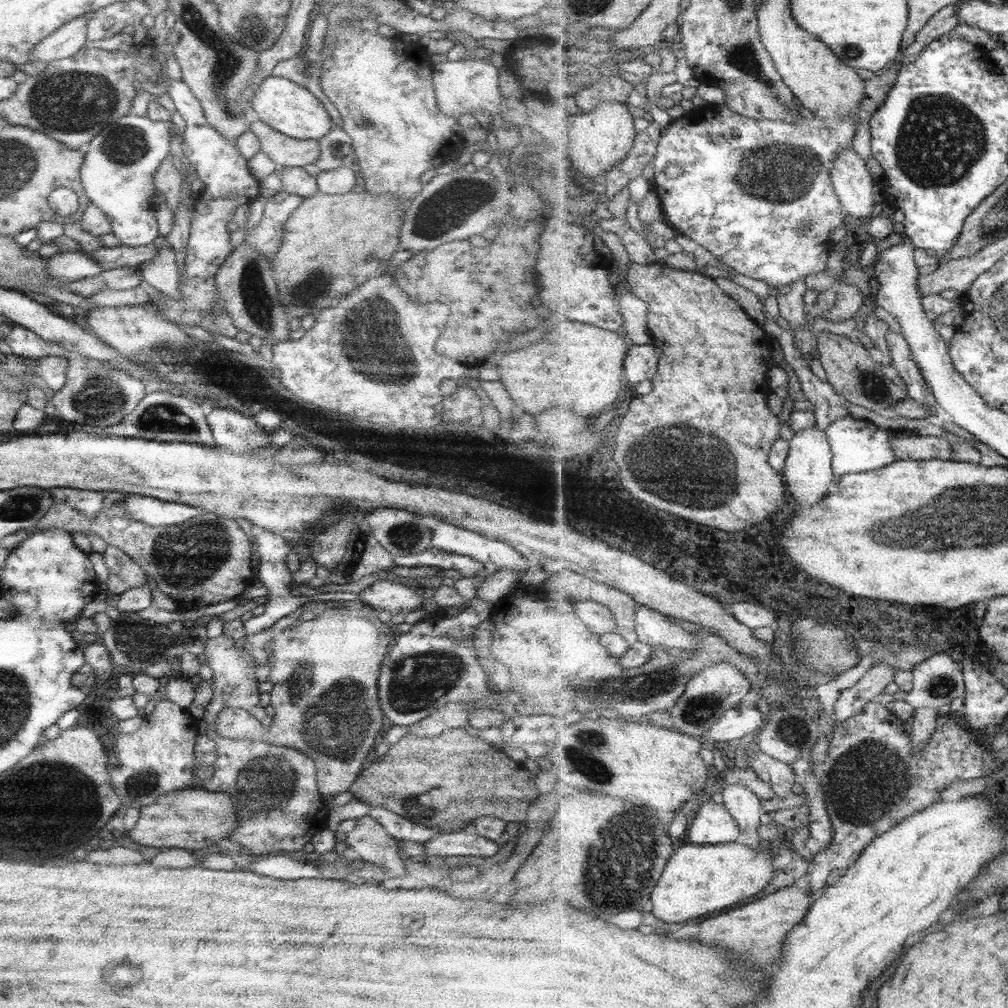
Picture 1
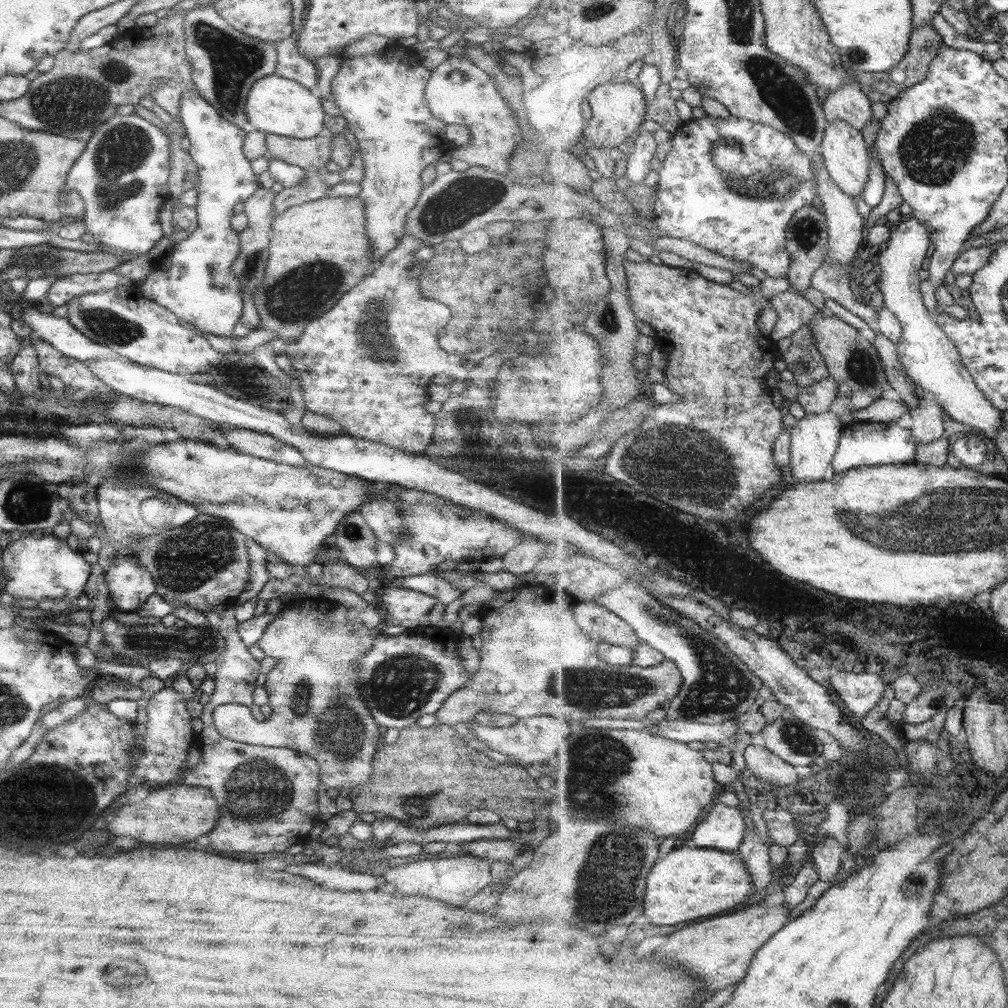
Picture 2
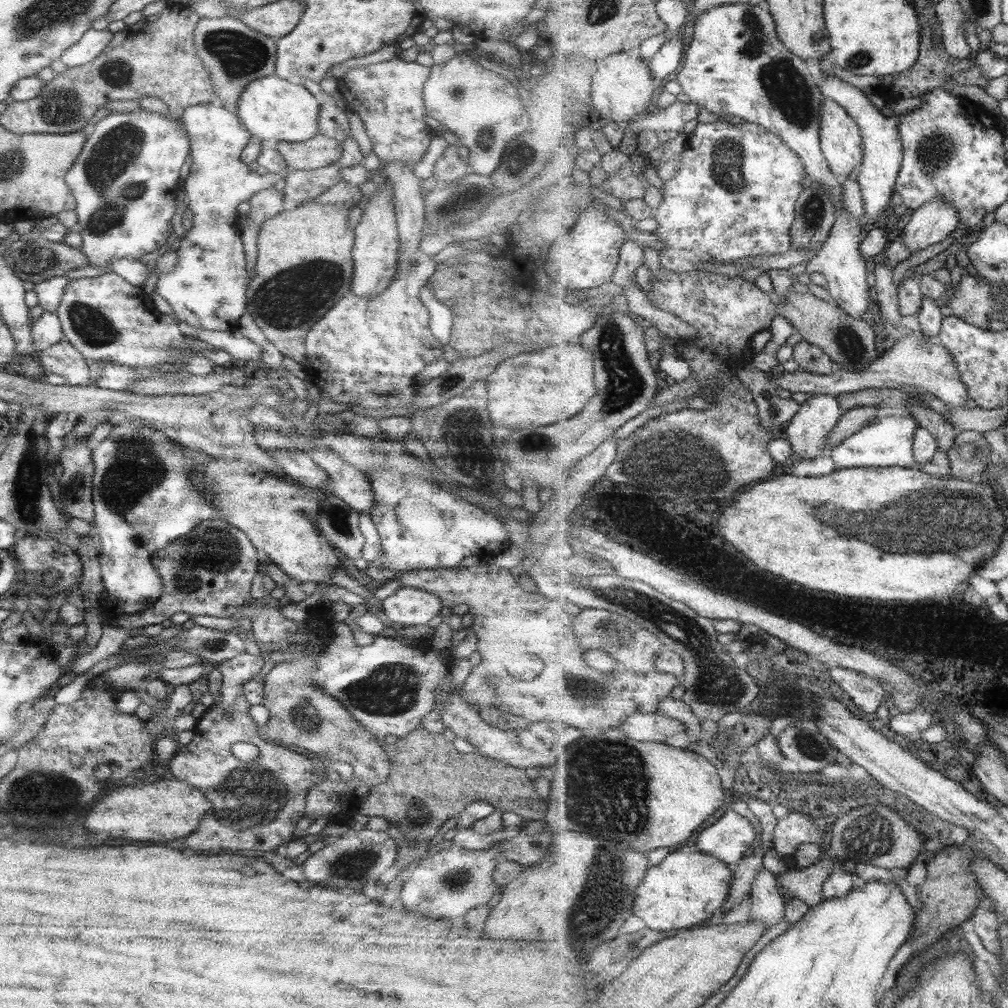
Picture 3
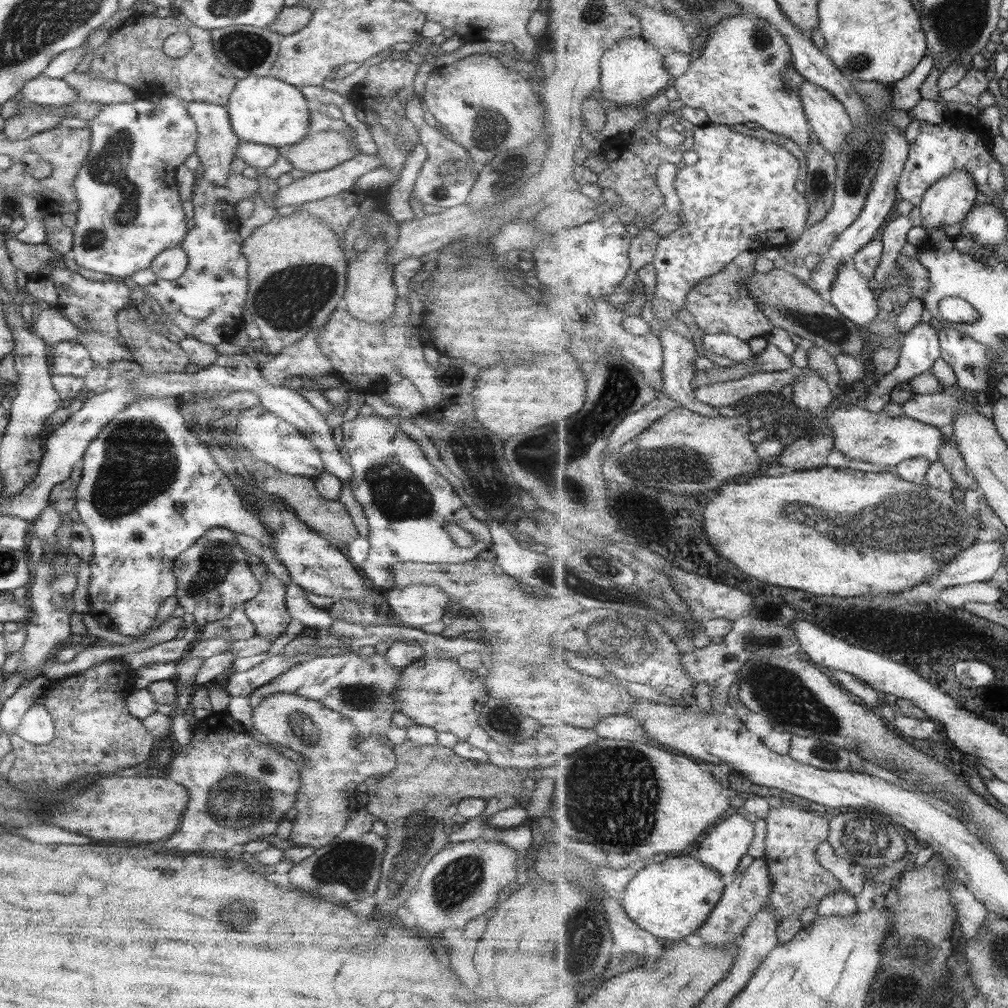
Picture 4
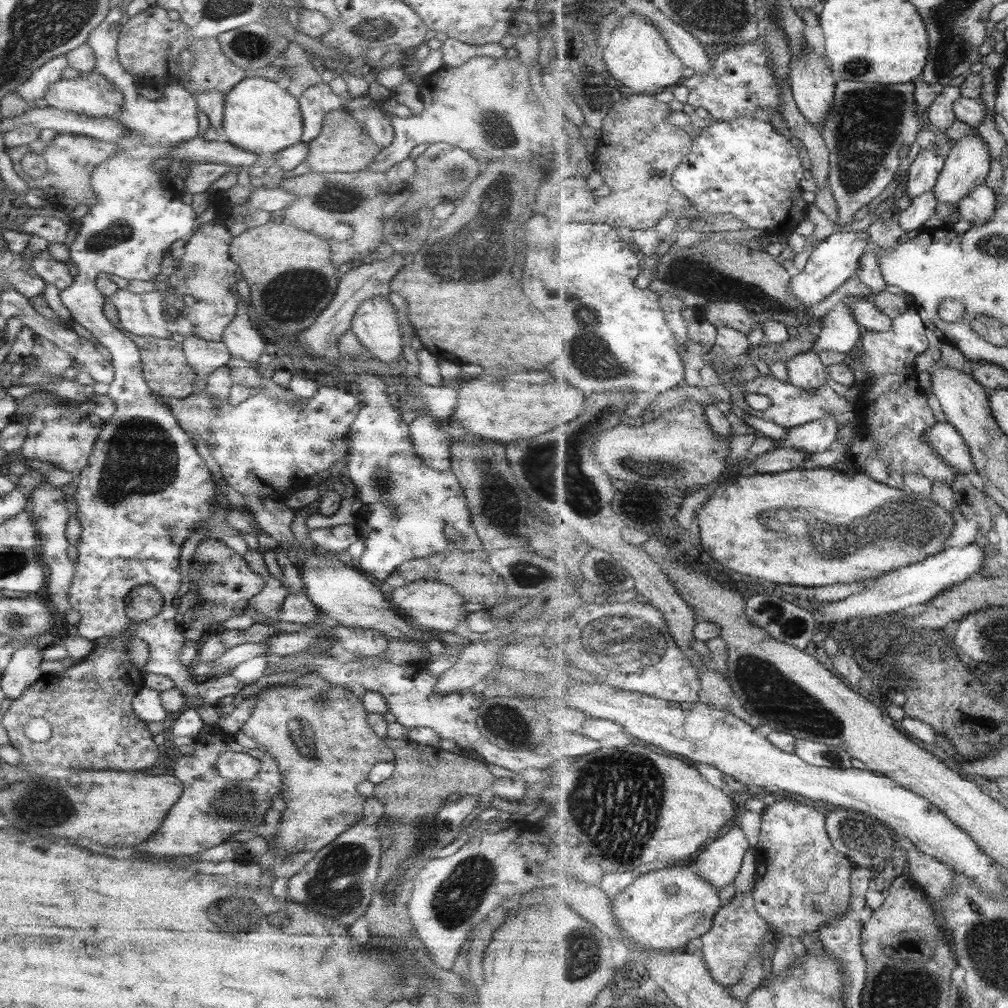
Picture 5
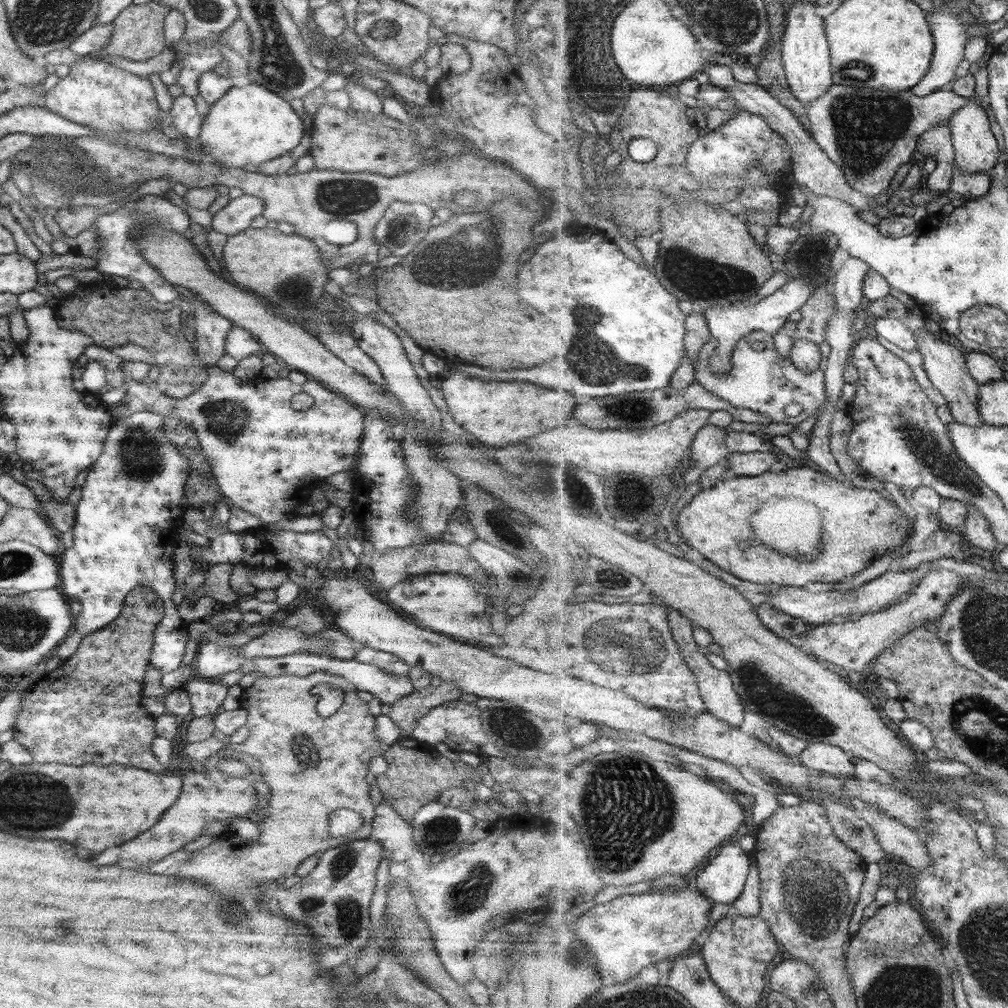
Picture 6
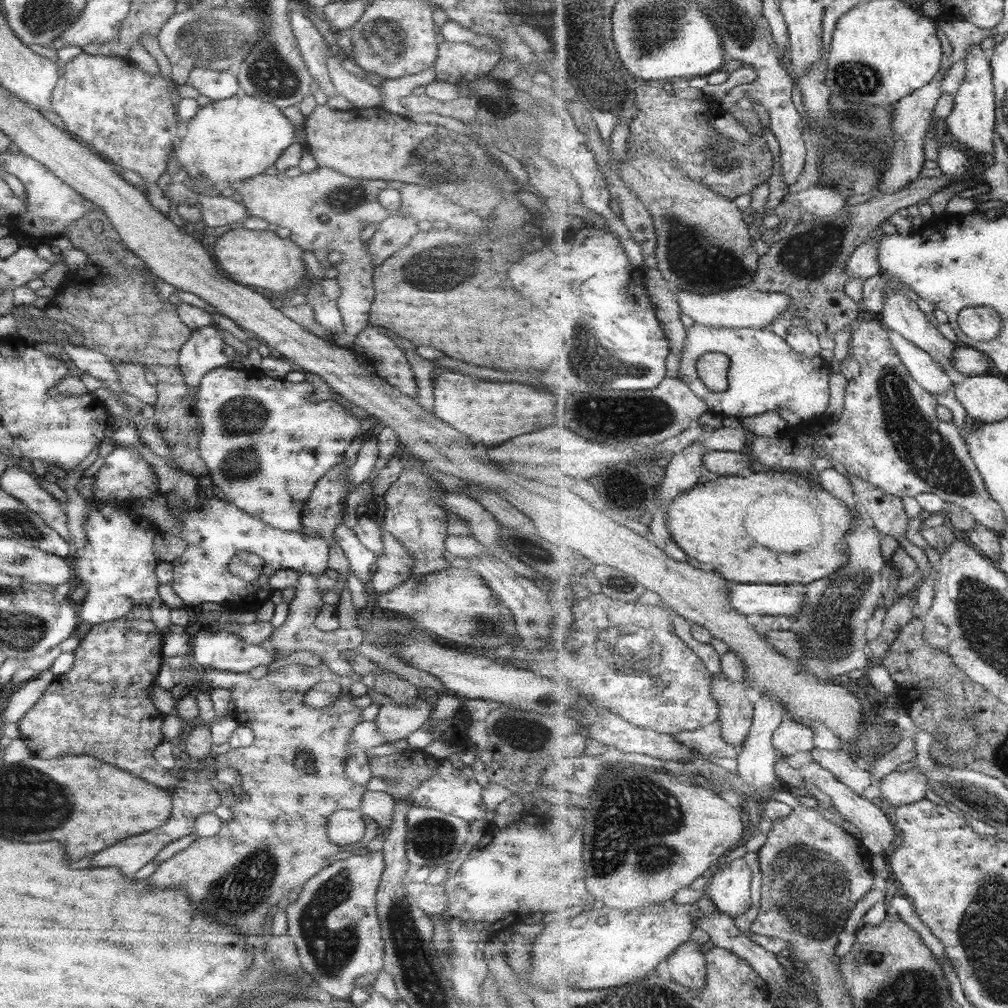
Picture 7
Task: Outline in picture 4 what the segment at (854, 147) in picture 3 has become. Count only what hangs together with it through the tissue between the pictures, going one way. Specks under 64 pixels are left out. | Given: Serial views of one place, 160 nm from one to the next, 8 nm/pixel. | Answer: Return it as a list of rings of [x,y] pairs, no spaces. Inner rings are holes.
[[[810,80],[804,82],[800,93],[813,133],[831,154],[837,155],[856,128],[848,110],[833,94]]]

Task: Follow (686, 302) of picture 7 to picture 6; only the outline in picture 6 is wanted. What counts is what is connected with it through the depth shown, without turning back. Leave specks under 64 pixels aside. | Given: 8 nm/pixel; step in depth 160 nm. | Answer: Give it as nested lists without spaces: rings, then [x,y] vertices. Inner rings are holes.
[[[815,275],[809,277],[797,277],[788,280],[780,289],[776,290],[770,296],[761,300],[756,297],[751,297],[747,301],[739,301],[734,305],[725,307],[711,307],[705,309],[706,319],[713,337],[718,339],[718,347],[714,352],[713,357],[709,359],[709,368],[715,376],[723,376],[729,374],[733,370],[734,360],[733,352],[742,338],[745,338],[753,331],[765,331],[767,334],[777,336],[785,330],[785,324],[791,318],[793,312],[800,311],[807,301],[811,299],[813,291],[815,291]]]

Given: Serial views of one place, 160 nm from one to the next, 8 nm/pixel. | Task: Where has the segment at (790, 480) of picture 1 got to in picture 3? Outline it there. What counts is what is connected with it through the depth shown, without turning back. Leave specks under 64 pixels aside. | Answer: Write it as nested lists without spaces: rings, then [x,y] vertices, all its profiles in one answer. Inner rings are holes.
[[[813,394],[790,420],[786,434],[799,460],[813,460],[828,454],[830,434],[846,412],[836,396]]]

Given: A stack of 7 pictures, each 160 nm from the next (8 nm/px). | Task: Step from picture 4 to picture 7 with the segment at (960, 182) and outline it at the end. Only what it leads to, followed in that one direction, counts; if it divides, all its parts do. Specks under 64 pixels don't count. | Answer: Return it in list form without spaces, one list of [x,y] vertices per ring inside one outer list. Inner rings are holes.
[[[974,44],[970,48],[965,58],[968,70],[966,81],[959,88],[960,91],[955,94],[955,108],[946,118],[946,126],[951,138],[964,144],[969,152],[974,152],[973,158],[984,154],[995,154],[997,105],[990,57],[987,50],[983,50],[979,44]]]

